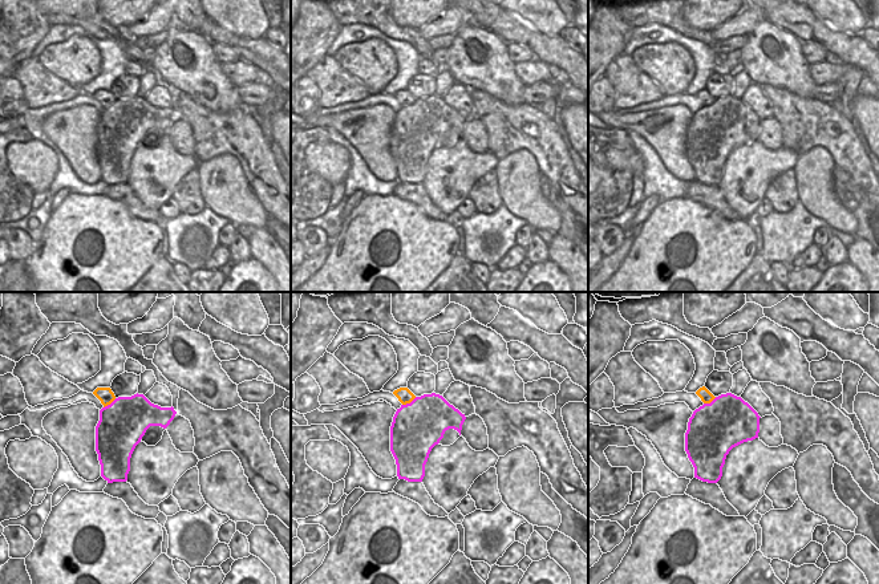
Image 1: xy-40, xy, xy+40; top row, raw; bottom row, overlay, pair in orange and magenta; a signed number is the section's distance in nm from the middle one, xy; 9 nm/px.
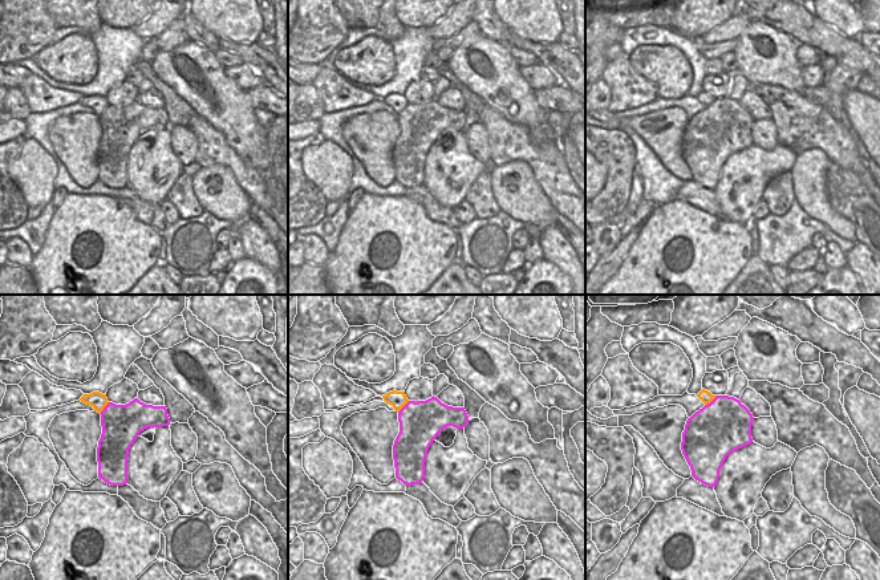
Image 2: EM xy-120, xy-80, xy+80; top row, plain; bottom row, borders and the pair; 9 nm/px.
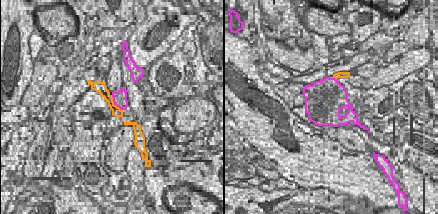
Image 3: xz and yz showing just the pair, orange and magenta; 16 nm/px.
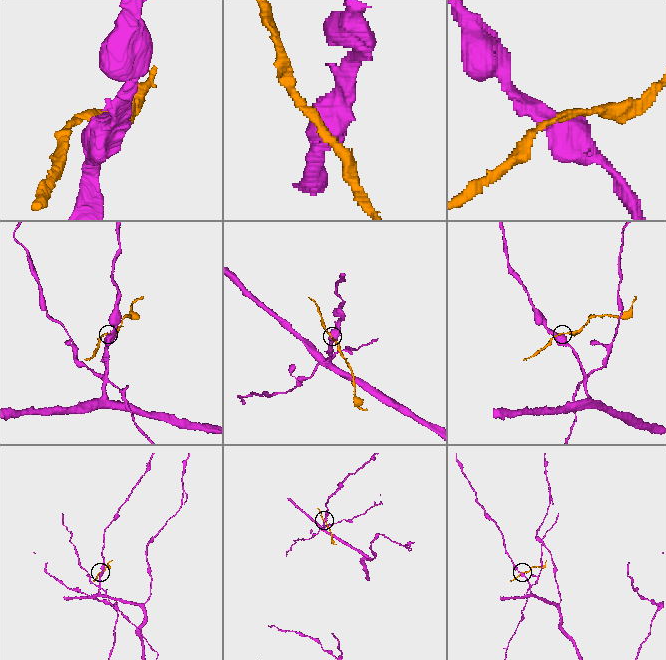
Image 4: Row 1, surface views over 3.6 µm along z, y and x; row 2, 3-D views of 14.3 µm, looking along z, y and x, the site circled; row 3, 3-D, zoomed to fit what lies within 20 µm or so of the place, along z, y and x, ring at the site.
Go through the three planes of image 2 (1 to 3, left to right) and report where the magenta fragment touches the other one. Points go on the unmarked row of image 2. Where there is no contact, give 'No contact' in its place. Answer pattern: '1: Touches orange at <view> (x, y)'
1: Touches orange at xy-120 (104, 109)
2: Touches orange at xy-80 (404, 108)
3: Touches orange at xy+80 (710, 104).

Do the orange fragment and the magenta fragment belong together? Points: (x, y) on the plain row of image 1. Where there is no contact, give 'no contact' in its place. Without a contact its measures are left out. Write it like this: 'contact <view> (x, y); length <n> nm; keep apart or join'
contact xy (409, 105); length 150 nm; keep apart

